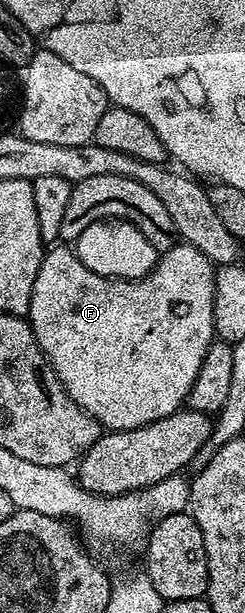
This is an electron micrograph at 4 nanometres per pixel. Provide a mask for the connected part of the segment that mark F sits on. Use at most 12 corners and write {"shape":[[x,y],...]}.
{"shape":[[46,249],[27,321],[106,431],[186,405],[215,341],[215,264],[140,280]]}

